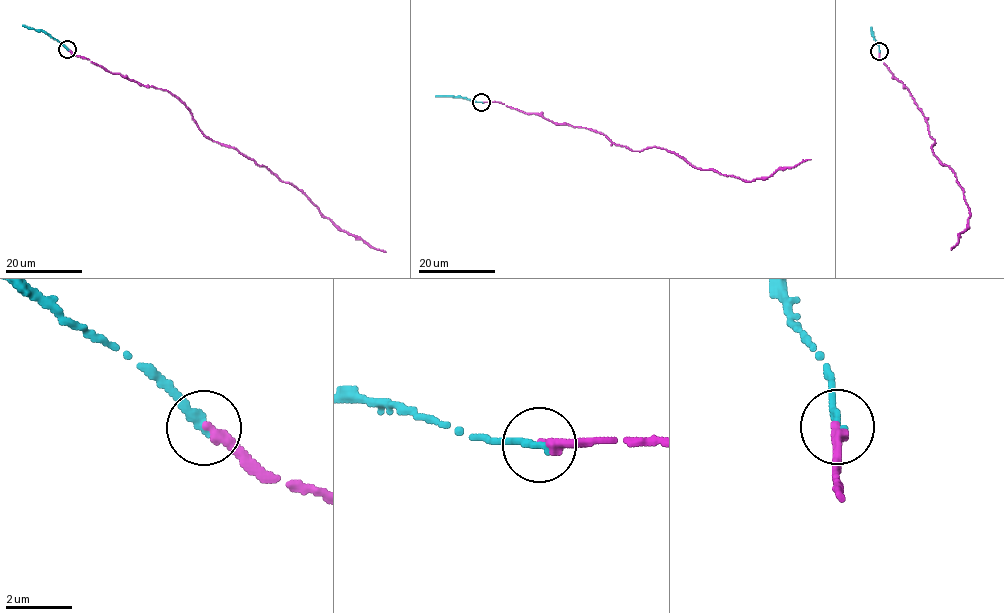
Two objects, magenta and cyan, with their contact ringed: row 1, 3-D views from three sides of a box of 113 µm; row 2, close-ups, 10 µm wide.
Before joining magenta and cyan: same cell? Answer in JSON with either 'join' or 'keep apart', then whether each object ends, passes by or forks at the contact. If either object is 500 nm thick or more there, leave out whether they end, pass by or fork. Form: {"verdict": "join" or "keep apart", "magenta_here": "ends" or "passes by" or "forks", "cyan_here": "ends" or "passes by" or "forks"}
{"verdict": "join", "magenta_here": "ends", "cyan_here": "ends"}

